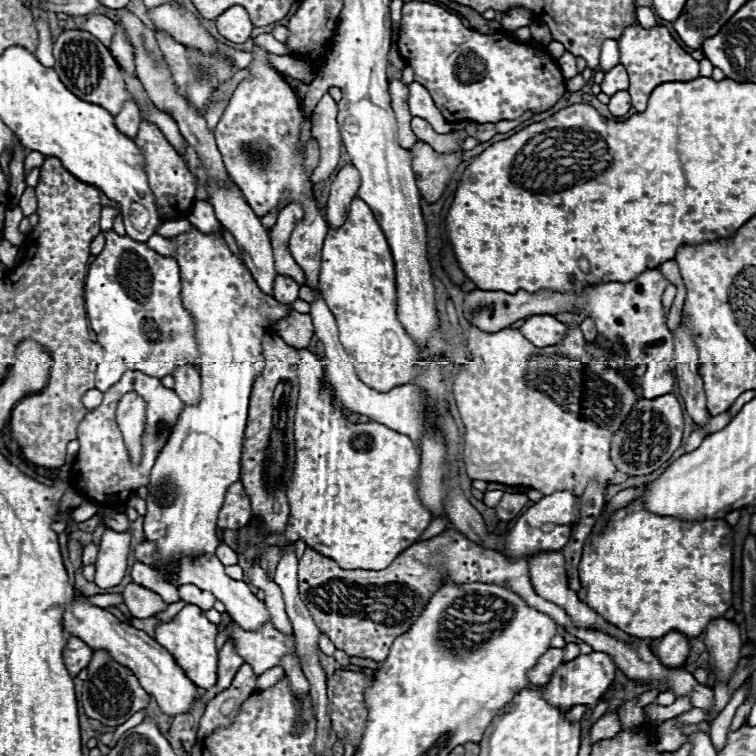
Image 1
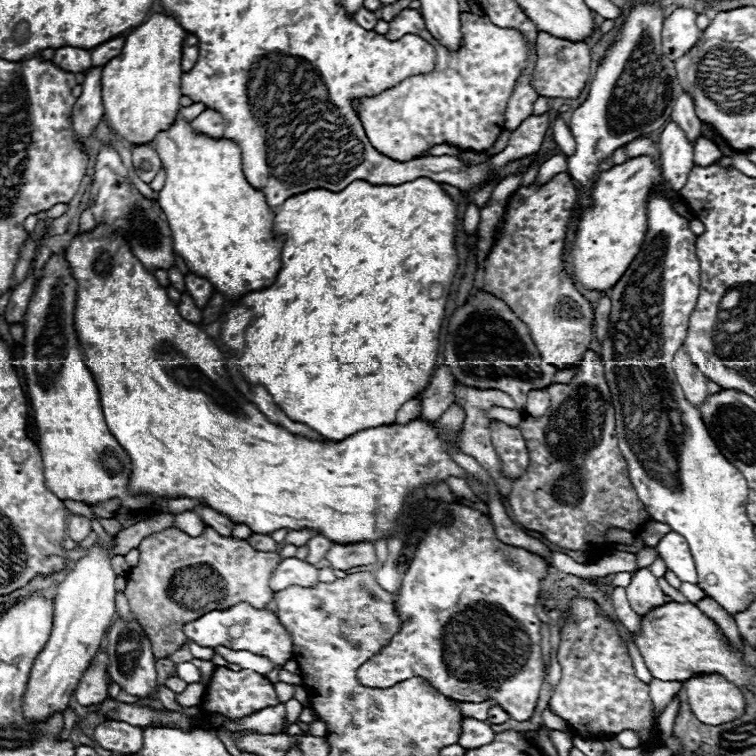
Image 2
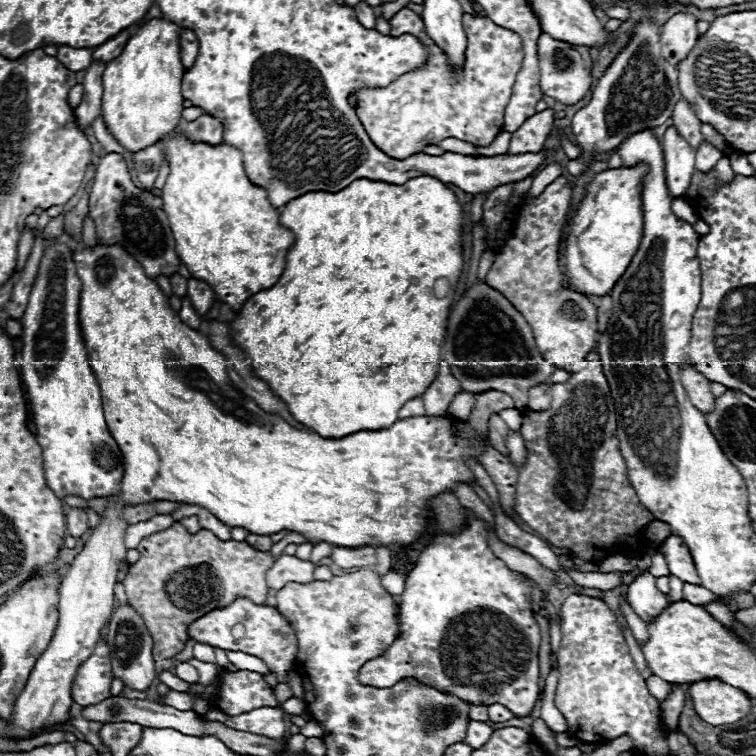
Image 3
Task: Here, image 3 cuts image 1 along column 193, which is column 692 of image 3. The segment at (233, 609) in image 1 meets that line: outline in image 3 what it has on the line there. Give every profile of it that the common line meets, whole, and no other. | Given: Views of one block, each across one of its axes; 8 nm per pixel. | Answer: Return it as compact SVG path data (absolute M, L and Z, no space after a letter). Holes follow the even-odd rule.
M670 534L658 548L670 568L670 574L678 576L682 582L690 582L690 584L700 584L700 578L696 574L696 566L694 560L688 552L688 546L682 542L682 538Z

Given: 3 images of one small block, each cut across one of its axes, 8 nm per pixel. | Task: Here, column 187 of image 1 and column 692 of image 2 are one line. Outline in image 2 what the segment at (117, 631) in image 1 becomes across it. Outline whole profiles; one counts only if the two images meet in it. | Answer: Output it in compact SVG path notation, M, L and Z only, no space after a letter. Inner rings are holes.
M698 674L684 682L692 714L710 726L726 724L744 712L742 692L720 674Z

